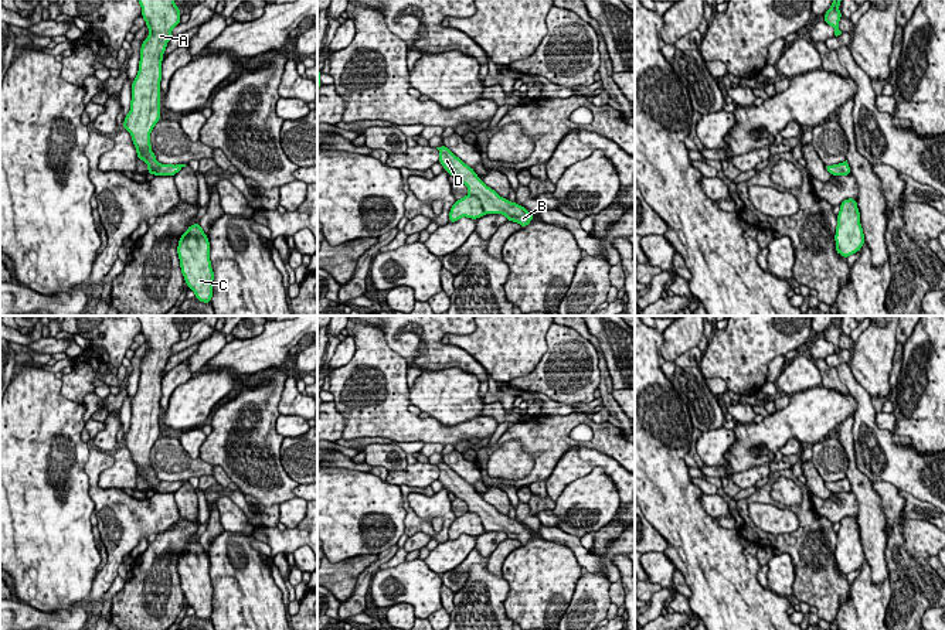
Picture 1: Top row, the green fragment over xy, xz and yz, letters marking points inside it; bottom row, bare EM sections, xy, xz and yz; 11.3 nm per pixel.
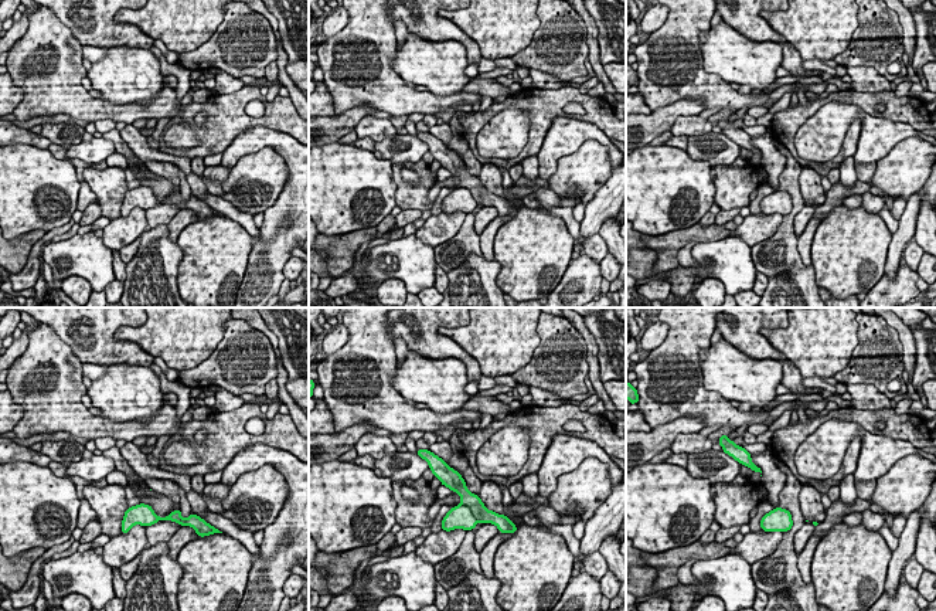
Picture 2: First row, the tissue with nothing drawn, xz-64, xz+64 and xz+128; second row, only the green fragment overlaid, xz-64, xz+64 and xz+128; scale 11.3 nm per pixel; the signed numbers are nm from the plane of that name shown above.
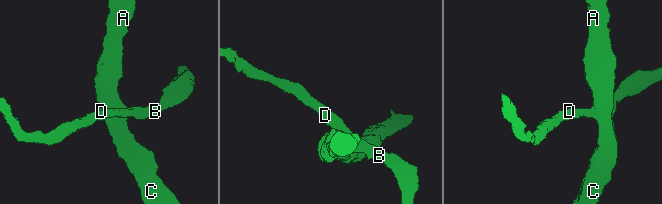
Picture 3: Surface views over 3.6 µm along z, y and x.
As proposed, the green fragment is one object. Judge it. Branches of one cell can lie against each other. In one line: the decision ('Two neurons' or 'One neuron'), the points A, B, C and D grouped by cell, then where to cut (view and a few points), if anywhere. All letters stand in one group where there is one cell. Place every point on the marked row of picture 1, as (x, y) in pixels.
One neuron. Groups: A B C D. No split

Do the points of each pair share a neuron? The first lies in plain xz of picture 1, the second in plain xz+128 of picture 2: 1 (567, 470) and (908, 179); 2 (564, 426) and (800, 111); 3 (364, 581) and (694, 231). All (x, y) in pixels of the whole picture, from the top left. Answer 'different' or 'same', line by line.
1: different
2: same
3: different

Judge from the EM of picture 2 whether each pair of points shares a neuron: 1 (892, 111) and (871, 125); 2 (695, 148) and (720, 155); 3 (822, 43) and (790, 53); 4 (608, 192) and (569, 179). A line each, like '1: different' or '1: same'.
1: different
2: same
3: different
4: different

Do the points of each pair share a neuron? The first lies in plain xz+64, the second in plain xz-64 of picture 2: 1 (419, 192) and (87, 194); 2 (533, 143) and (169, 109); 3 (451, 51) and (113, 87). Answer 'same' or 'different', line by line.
1: same
2: different
3: same

